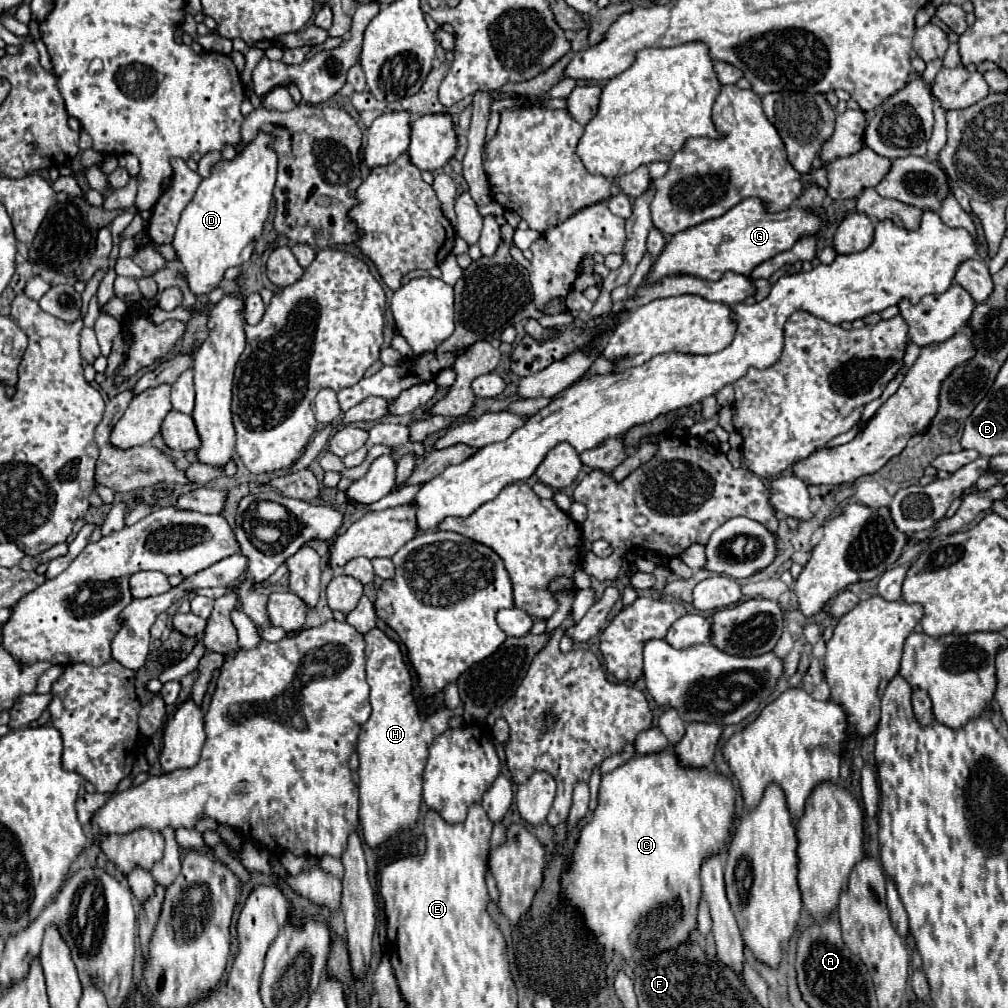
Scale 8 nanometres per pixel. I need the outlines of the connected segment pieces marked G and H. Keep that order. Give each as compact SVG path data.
M745 198L723 216L673 234L645 276L645 286L653 286L663 278L677 274L689 274L713 282L727 270L749 276L755 266L777 256L779 252L789 250L803 234L817 234L823 224L825 220L821 220L815 212L795 206L771 214L759 198Z
M379 628L365 634L367 656L367 684L371 686L369 702L371 716L363 724L357 754L359 754L359 820L365 844L375 848L403 830L411 830L417 822L423 792L423 770L433 738L447 730L453 714L461 708L441 708L431 716L421 712L411 692L411 674L403 662L399 646L389 640Z

